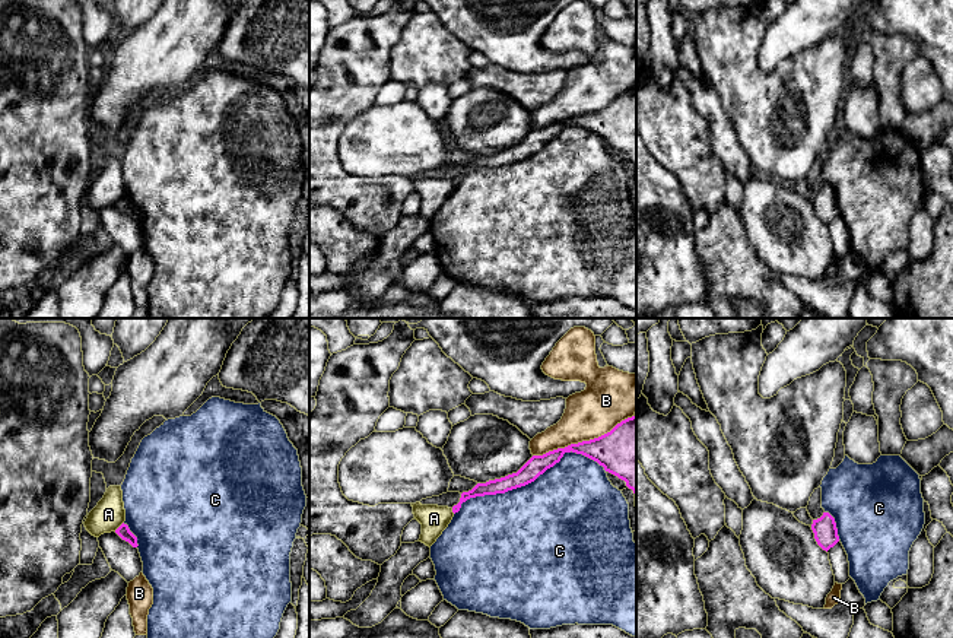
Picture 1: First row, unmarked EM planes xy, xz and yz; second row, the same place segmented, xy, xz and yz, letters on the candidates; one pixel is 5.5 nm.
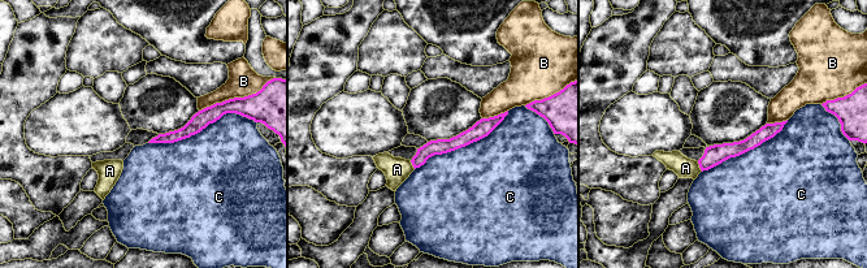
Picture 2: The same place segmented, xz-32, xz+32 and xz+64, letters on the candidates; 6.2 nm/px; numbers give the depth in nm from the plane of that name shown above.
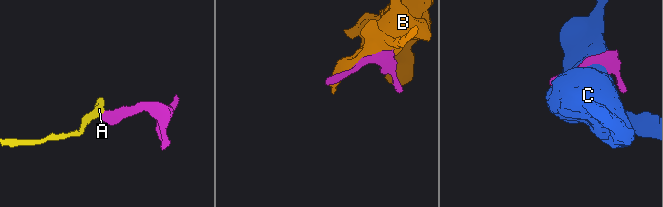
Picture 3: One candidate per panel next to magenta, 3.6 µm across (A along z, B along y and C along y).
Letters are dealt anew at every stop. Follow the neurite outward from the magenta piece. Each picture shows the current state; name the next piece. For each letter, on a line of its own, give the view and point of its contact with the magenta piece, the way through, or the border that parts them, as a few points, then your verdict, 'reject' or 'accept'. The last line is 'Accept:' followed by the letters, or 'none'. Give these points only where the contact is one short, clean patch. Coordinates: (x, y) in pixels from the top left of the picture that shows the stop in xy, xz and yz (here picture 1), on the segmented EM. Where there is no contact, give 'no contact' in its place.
A: contact xy (120, 526); border xy (123, 521), (114, 530); reject
B: contact xz (583, 441); reject
C: contact xz (529, 482); reject
Accept: none

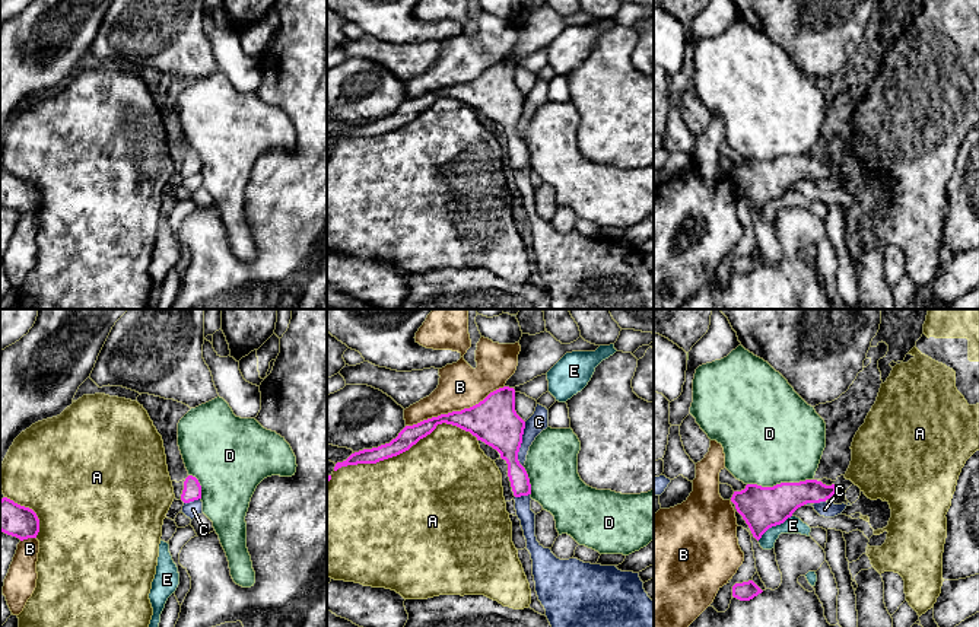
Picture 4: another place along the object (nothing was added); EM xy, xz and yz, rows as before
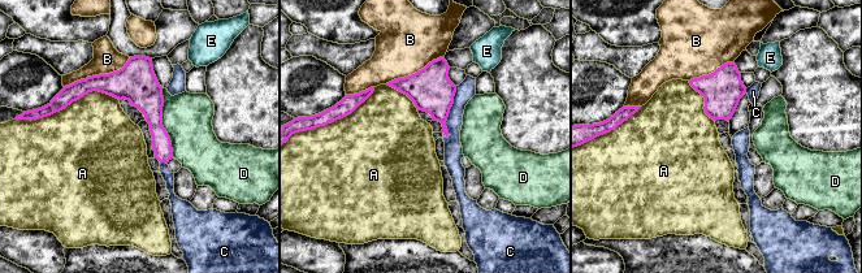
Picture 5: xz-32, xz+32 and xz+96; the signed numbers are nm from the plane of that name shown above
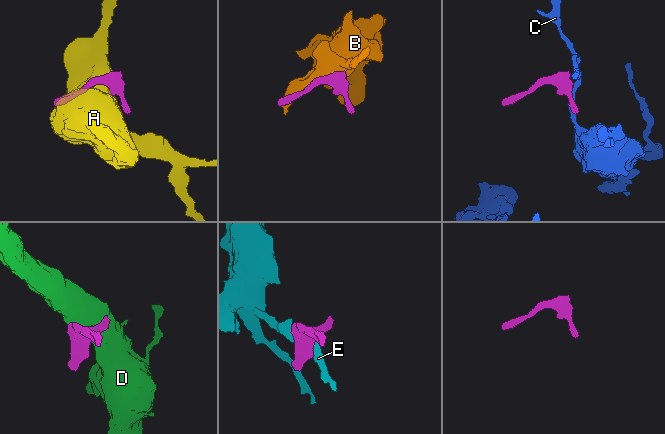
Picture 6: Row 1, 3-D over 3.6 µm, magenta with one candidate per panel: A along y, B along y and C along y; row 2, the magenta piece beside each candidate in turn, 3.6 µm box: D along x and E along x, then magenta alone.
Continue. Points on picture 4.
A: contact xz (406, 449); reject
B: contact xz (454, 411); reject
C: contact xz (520, 445); border xz (525, 422), (518, 452), (518, 462), (523, 467); reject
D: contact yz (781, 483); reject
E: contact yz (774, 525); border yz (791, 515), (782, 522), (772, 525), (757, 540); reject
Accept: none

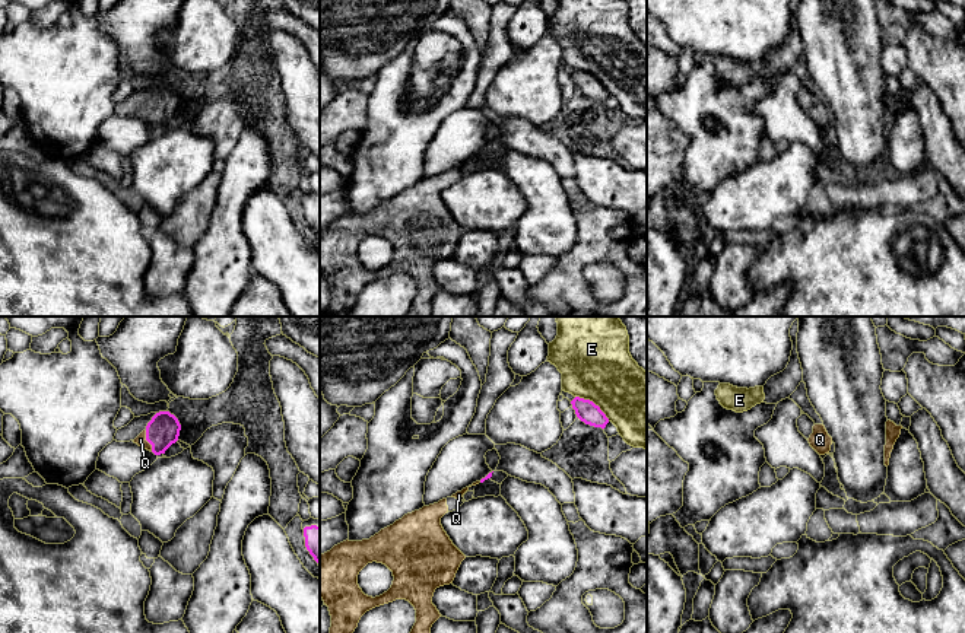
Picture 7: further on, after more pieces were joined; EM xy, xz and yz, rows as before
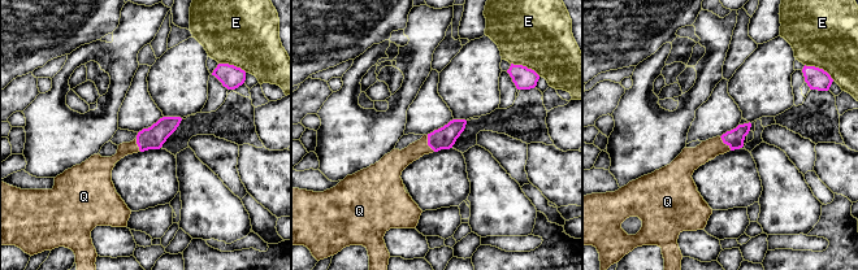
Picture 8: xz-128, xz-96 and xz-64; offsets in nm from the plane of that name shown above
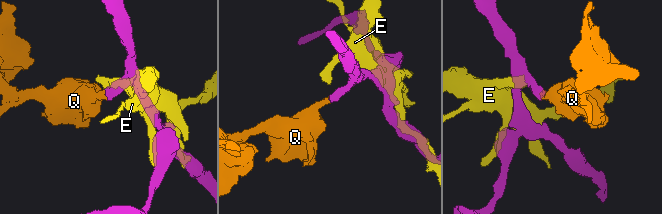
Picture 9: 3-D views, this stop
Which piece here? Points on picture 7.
E: contact xz (593, 403); reject
Q: contact xy (146, 439); way xy (162, 430), (154, 439), (146, 439), (140, 439); accept
Accept: Q

